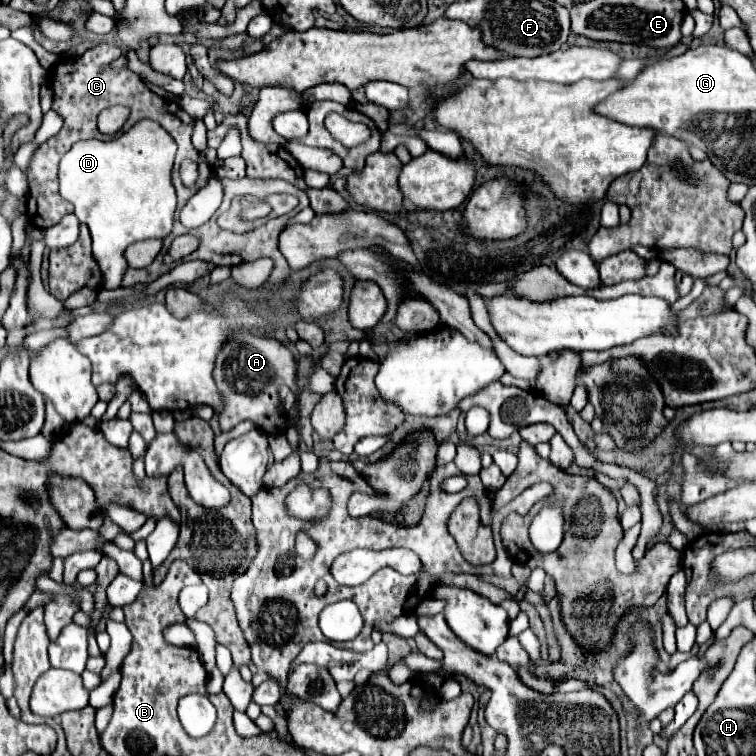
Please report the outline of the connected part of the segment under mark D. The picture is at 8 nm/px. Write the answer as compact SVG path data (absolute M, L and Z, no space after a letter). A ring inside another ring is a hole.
M141 120L131 130L123 132L115 140L81 140L77 142L59 164L59 182L61 196L69 200L75 208L77 218L87 224L93 240L93 256L99 262L99 256L105 266L101 266L103 288L115 290L121 286L121 280L127 270L125 250L137 240L147 238L165 238L173 230L173 214L177 208L175 188L171 184L171 166L177 152L177 144L171 134L153 120Z

